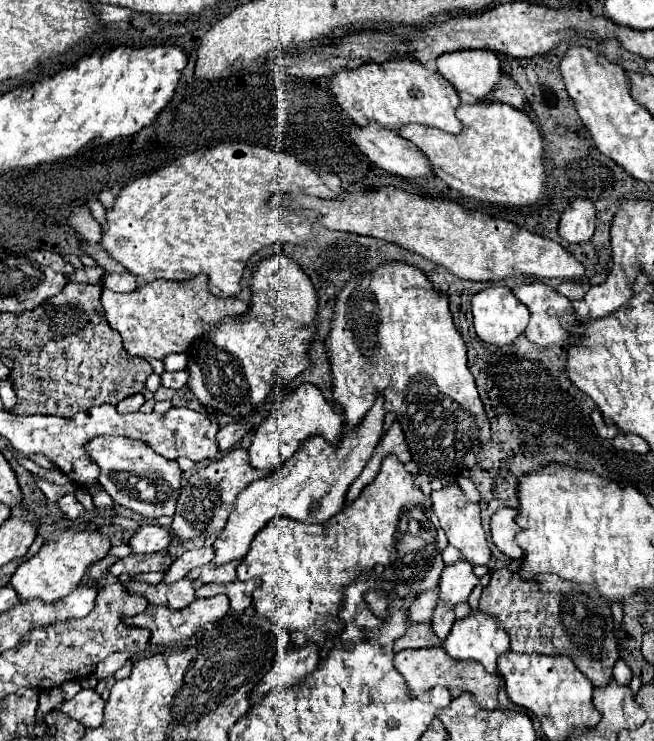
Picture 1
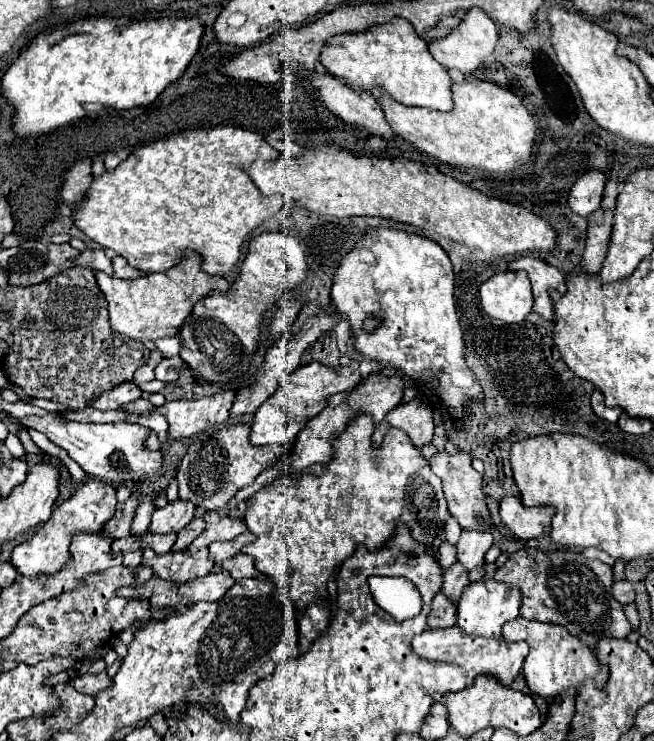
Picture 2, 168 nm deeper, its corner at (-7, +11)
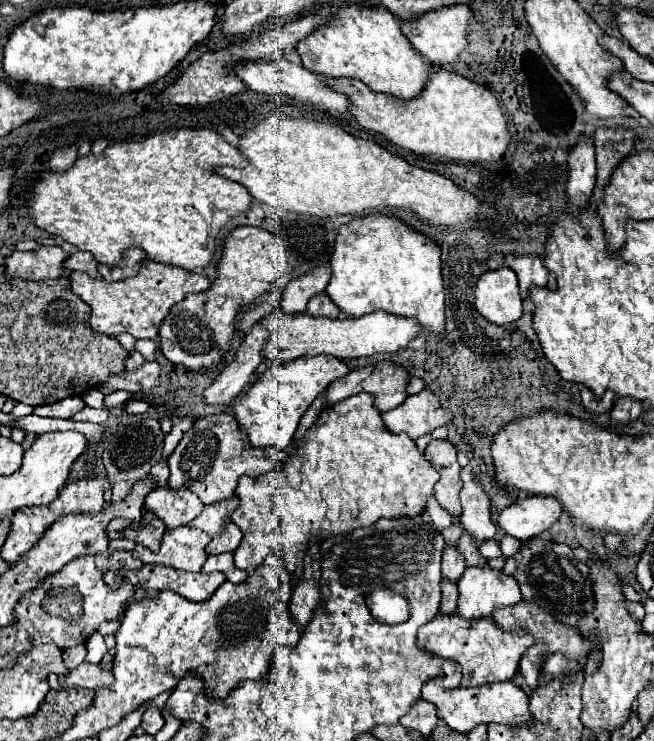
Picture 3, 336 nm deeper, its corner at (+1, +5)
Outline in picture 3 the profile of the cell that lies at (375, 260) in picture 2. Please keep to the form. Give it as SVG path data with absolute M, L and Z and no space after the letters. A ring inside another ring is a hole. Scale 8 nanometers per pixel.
M369 214L339 228L331 256L333 276L327 286L329 298L347 316L359 318L381 308L389 314L417 318L423 332L443 334L443 278L441 248L395 216Z

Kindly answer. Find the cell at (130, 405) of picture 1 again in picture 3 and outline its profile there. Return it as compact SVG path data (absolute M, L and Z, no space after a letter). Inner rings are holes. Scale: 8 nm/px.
M71 396L71 398L65 398L61 402L55 402L55 404L37 406L35 414L39 414L39 416L53 416L53 418L71 418L83 406L85 406L85 402L79 396Z

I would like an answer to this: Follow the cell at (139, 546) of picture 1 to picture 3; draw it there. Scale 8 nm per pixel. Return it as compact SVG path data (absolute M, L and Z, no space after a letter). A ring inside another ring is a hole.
M163 486L147 494L145 508L153 510L155 516L161 518L167 528L171 528L189 524L193 518L197 518L197 514L203 510L203 502L199 502L199 498L195 498L195 494L191 494L187 488L173 490Z

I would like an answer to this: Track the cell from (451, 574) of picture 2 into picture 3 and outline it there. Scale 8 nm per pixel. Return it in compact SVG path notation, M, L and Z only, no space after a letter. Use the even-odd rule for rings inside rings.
M447 544L445 550L443 550L443 576L457 582L459 576L463 574L463 570L465 570L465 566L467 564L465 564L465 558L459 552L459 548Z

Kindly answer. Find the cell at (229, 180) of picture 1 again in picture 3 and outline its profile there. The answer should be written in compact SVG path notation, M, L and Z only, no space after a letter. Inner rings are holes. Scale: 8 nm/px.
M179 128L145 138L143 142L117 142L105 148L103 154L87 154L75 160L65 172L47 170L27 194L29 218L49 234L61 236L79 250L91 252L101 264L115 264L131 246L139 246L155 262L173 264L191 272L201 272L215 254L219 230L233 218L243 214L251 204L247 190L215 174L215 166L245 166L243 154L227 144L217 132L207 128Z

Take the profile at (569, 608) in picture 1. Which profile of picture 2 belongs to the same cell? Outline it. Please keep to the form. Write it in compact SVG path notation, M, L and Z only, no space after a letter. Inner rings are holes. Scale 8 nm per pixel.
M523 548L511 554L493 578L521 592L521 618L565 626L593 652L601 638L625 638L631 632L623 604L611 592L613 568L601 560L589 560L571 550L545 554L537 548Z

